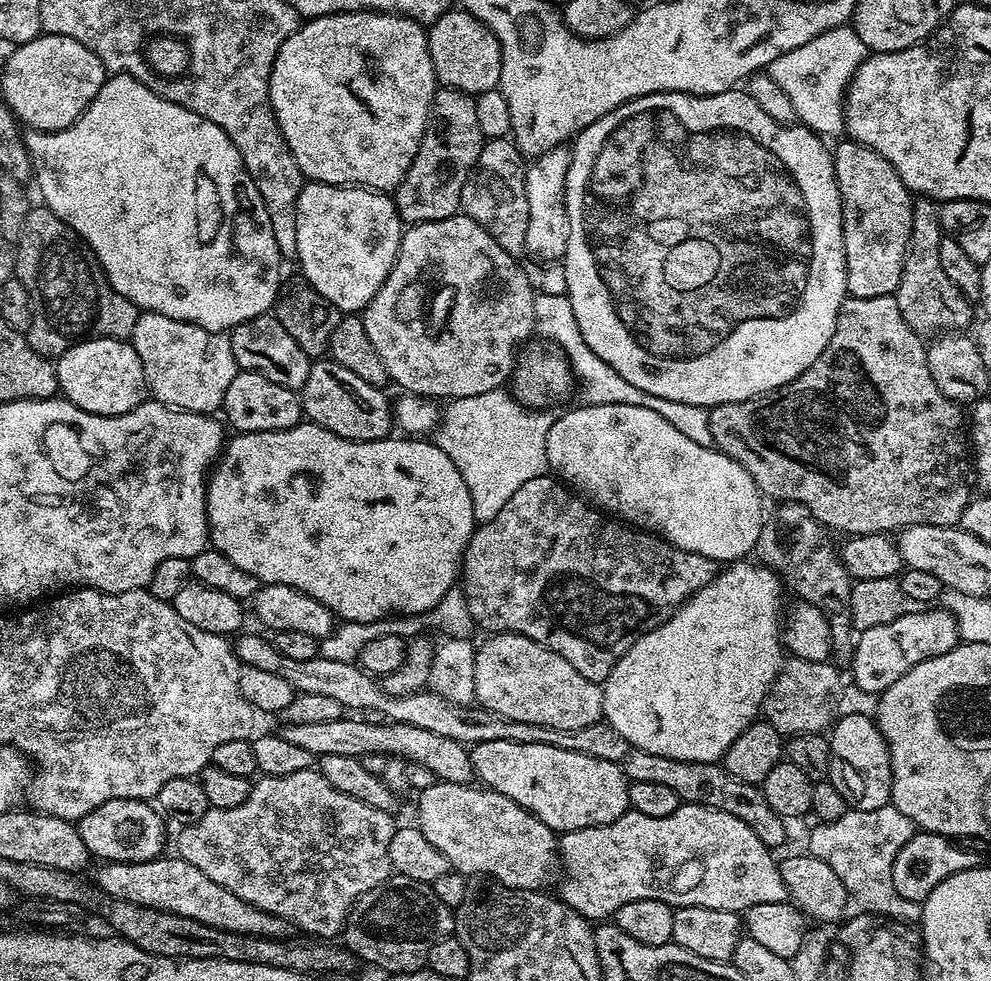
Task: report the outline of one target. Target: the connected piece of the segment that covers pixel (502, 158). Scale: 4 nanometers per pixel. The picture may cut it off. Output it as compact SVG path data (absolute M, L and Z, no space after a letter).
M511 139L485 140L484 149L478 154L478 162L468 175L462 190L460 206L463 215L469 216L506 254L520 258L528 251L526 226L530 226L530 206L526 202L525 157L521 156Z

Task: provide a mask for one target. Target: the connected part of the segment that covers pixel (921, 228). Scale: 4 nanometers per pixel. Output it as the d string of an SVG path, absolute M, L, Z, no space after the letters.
M920 198L912 205L912 229L910 230L910 242L908 243L908 253L904 259L904 269L900 285L897 286L894 293L898 302L898 310L902 310L902 318L914 329L921 334L952 334L957 330L964 330L968 323L971 325L972 308L970 301L961 294L958 286L946 278L946 270L942 270L942 261L938 259L938 246L942 229L940 227L940 209L937 201L931 198Z

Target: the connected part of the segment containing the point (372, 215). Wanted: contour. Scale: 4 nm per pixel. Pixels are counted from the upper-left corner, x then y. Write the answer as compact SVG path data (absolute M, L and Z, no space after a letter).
M315 182L305 183L304 188L300 191L300 197L296 203L296 217L298 218L298 250L295 259L300 260L300 268L303 279L310 282L310 286L314 286L314 290L318 290L318 294L322 294L322 298L326 298L341 313L356 314L367 308L368 304L374 297L376 292L386 282L386 278L392 269L392 263L396 261L396 255L400 249L400 238L402 235L402 221L400 215L396 212L396 201L391 195L385 194L380 190L371 188L362 188L359 186L345 186L342 184L318 184Z

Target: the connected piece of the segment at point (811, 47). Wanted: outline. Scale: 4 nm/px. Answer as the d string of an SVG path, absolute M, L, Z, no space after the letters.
M845 26L826 30L826 34L810 38L806 46L798 46L798 50L790 50L774 58L766 71L770 78L778 82L778 86L782 86L782 90L786 90L790 102L794 102L797 121L821 137L829 138L835 132L845 131L844 97L852 75L867 55L869 50L862 38L858 38L856 29Z

